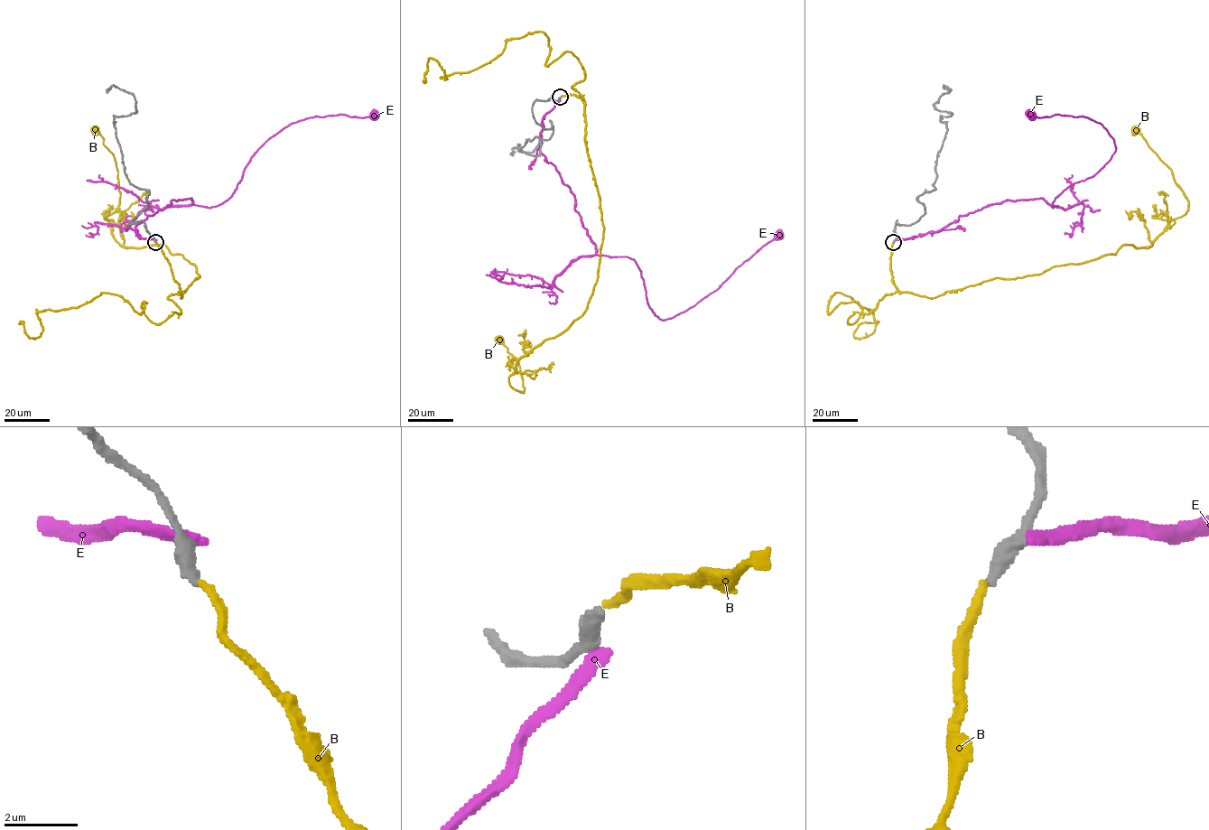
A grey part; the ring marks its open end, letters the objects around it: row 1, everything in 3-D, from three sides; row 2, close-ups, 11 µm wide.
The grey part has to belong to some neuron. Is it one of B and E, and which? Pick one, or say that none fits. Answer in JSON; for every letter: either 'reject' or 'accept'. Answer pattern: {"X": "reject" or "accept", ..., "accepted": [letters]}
{"B": "reject", "E": "reject", "accepted": []}

